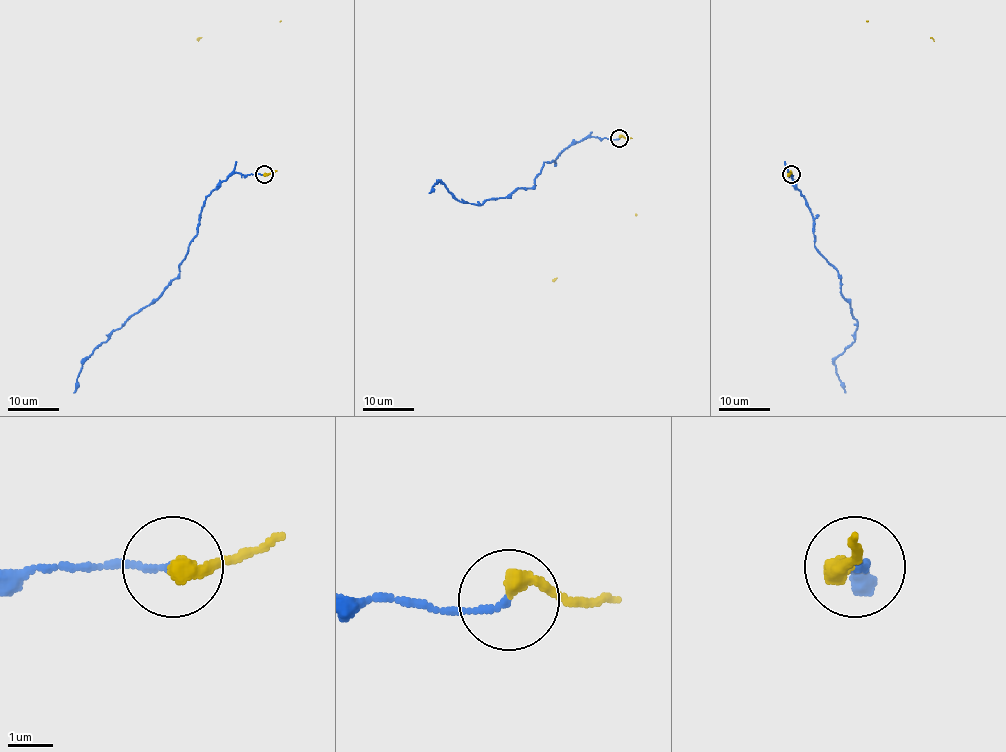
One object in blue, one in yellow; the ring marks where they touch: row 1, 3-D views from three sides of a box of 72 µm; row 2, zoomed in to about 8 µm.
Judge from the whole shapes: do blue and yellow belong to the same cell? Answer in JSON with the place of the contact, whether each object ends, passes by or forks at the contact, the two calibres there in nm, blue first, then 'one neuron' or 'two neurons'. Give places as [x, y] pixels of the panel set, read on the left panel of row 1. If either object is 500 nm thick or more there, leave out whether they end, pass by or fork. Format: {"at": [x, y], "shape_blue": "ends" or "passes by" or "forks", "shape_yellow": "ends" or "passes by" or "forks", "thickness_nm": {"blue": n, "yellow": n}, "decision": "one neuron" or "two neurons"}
{"at": [264, 174], "shape_blue": "ends", "shape_yellow": "ends", "thickness_nm": {"blue": 140, "yellow": 400}, "decision": "two neurons"}

